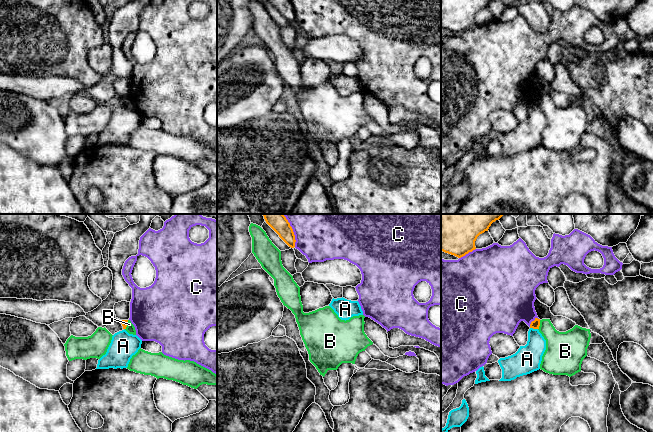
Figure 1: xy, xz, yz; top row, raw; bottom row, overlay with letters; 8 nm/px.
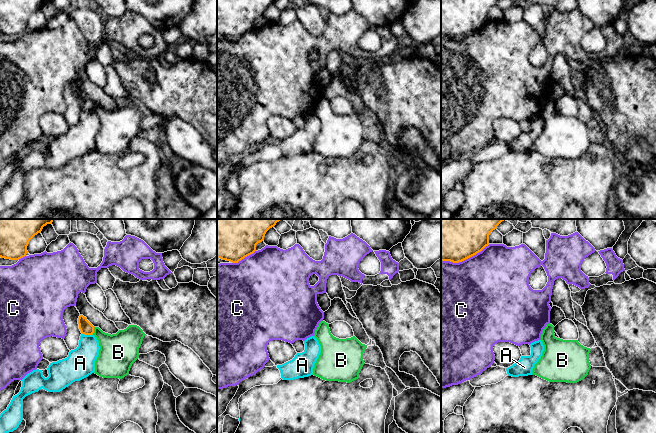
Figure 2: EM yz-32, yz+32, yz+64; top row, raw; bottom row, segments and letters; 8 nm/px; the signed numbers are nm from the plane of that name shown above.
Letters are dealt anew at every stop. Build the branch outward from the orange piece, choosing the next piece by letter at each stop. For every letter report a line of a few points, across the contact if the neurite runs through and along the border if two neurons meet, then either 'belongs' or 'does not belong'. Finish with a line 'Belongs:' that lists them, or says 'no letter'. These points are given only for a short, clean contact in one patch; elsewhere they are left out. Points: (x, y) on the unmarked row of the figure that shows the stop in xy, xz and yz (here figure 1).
A: line yz (530, 103), (537, 105); does not belong
B: does not belong
C: does not belong
Belongs: no letter

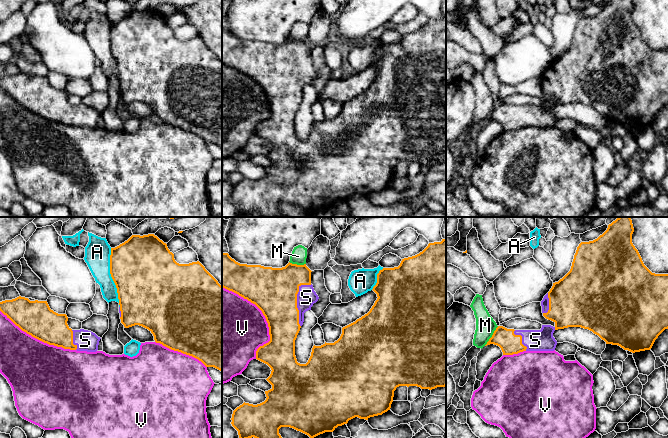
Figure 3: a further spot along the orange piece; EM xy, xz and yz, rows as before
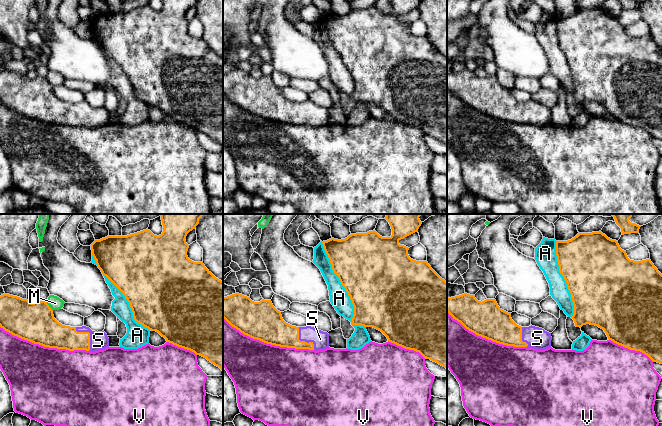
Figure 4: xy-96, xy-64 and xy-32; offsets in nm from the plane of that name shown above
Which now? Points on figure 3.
A: does not belong
M: does not belong
S: belongs
V: does not belong
Belongs: S

